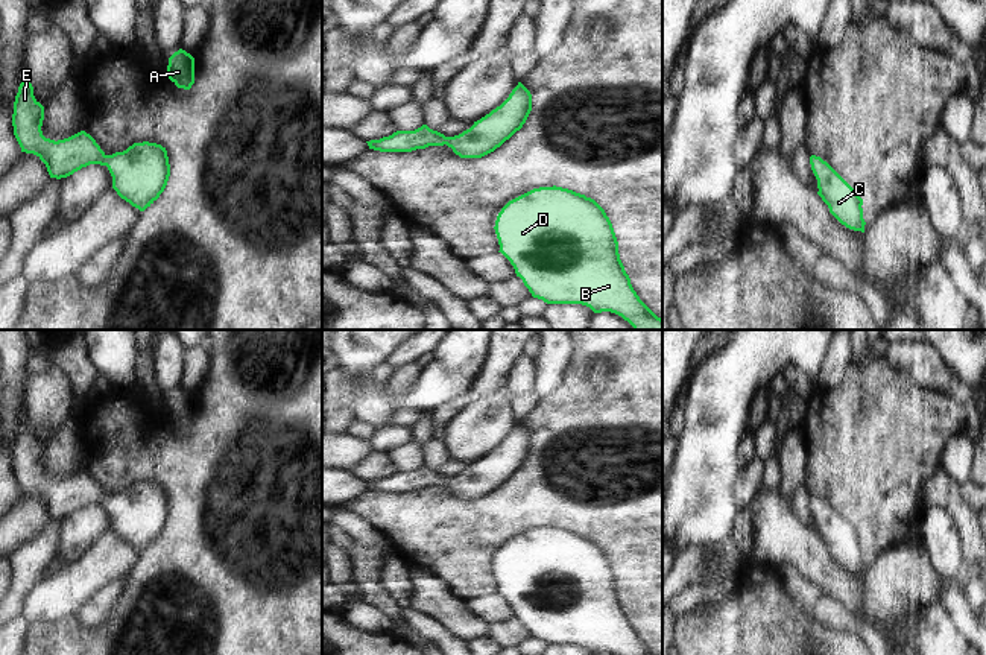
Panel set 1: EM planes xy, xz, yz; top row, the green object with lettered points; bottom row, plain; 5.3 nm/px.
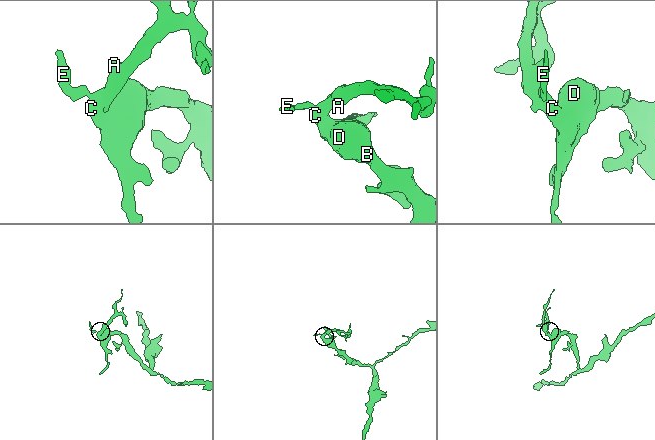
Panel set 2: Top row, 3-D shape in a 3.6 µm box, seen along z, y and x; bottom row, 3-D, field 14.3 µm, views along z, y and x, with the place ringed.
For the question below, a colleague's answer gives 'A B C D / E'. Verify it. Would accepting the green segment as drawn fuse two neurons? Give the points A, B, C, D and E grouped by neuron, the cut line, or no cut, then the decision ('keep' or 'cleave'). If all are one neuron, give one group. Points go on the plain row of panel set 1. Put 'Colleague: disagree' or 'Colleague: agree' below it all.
groups A B C D E; cut none; keep
Colleague: disagree

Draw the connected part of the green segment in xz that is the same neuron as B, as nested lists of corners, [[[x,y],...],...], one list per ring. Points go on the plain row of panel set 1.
[[[562,527],[533,529],[509,541],[497,556],[500,591],[533,638],[547,644],[582,644],[594,653],[655,655],[637,635],[618,594],[618,582],[605,550],[591,538]]]

